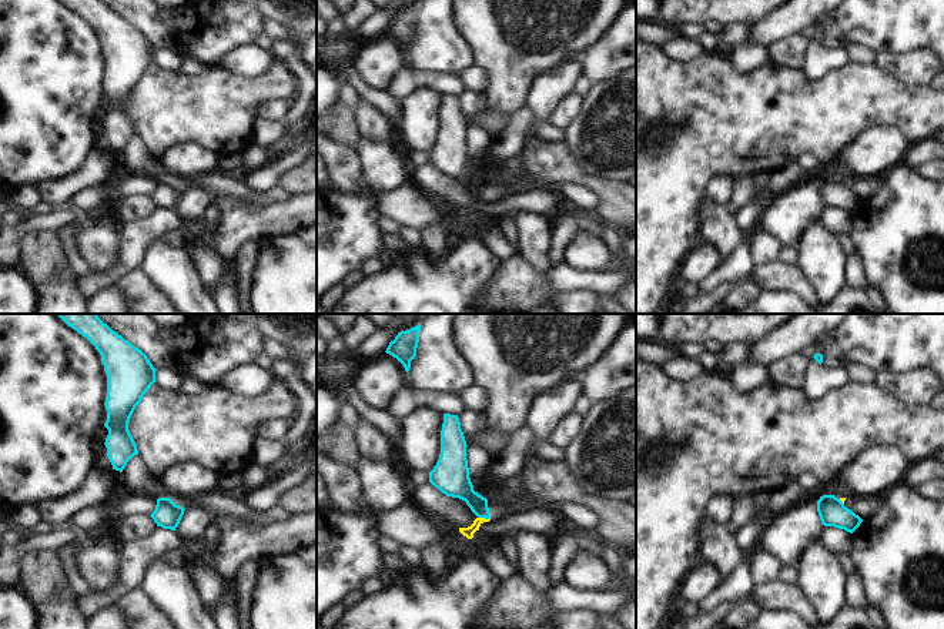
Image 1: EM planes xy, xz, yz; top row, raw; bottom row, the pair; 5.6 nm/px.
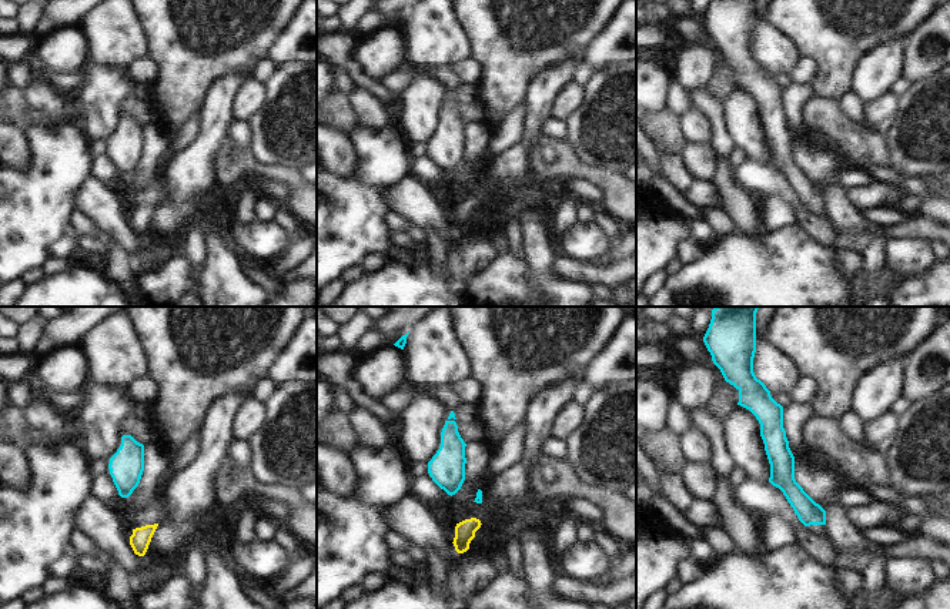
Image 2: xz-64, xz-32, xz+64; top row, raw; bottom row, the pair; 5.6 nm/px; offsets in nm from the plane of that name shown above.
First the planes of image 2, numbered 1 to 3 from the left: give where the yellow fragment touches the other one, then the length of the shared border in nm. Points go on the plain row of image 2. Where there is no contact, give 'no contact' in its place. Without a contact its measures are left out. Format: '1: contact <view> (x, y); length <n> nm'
1: no contact
2: no contact
3: no contact

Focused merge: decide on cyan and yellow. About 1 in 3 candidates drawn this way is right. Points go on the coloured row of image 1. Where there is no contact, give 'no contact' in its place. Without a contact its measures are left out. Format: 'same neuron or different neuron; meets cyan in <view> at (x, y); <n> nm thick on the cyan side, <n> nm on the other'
different neuron; meets cyan in xz at (484, 517); 170 nm thick on the cyan side, 60 nm on the other

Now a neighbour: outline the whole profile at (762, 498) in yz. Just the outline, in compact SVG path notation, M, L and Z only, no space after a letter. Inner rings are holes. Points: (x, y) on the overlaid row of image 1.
M757 491L753 496L751 501L754 506L757 508L759 512L764 513L769 508L771 499L771 494L767 491Z

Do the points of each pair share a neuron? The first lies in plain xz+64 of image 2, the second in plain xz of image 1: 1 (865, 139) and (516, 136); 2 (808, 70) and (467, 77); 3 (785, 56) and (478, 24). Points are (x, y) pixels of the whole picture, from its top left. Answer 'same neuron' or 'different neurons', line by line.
1: different neurons
2: same neuron
3: different neurons

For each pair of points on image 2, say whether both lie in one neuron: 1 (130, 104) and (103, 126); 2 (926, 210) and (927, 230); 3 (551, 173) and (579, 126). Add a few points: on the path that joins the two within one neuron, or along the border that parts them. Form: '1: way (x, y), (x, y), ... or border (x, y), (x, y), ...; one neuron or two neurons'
1: border (131, 96), (120, 104), (120, 116); two neurons
2: border (919, 213), (935, 220); two neurons
3: border (568, 140), (576, 154), (592, 166); two neurons

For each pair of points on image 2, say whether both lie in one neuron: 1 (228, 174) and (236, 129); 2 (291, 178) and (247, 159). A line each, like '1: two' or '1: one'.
1: two
2: one

